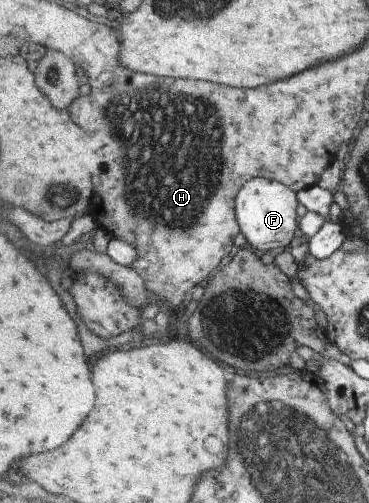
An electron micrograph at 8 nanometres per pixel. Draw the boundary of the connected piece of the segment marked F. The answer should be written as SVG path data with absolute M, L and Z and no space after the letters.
M257 177L245 185L238 193L236 216L240 222L240 231L246 241L259 251L276 253L279 247L287 247L295 239L299 197L288 185L271 179Z

